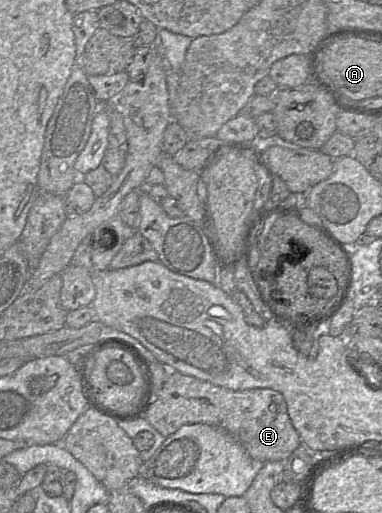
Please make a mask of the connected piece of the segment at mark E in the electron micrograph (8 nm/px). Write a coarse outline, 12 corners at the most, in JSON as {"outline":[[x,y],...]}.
{"outline":[[172,371],[144,418],[165,438],[213,425],[252,459],[301,442],[283,395]]}

